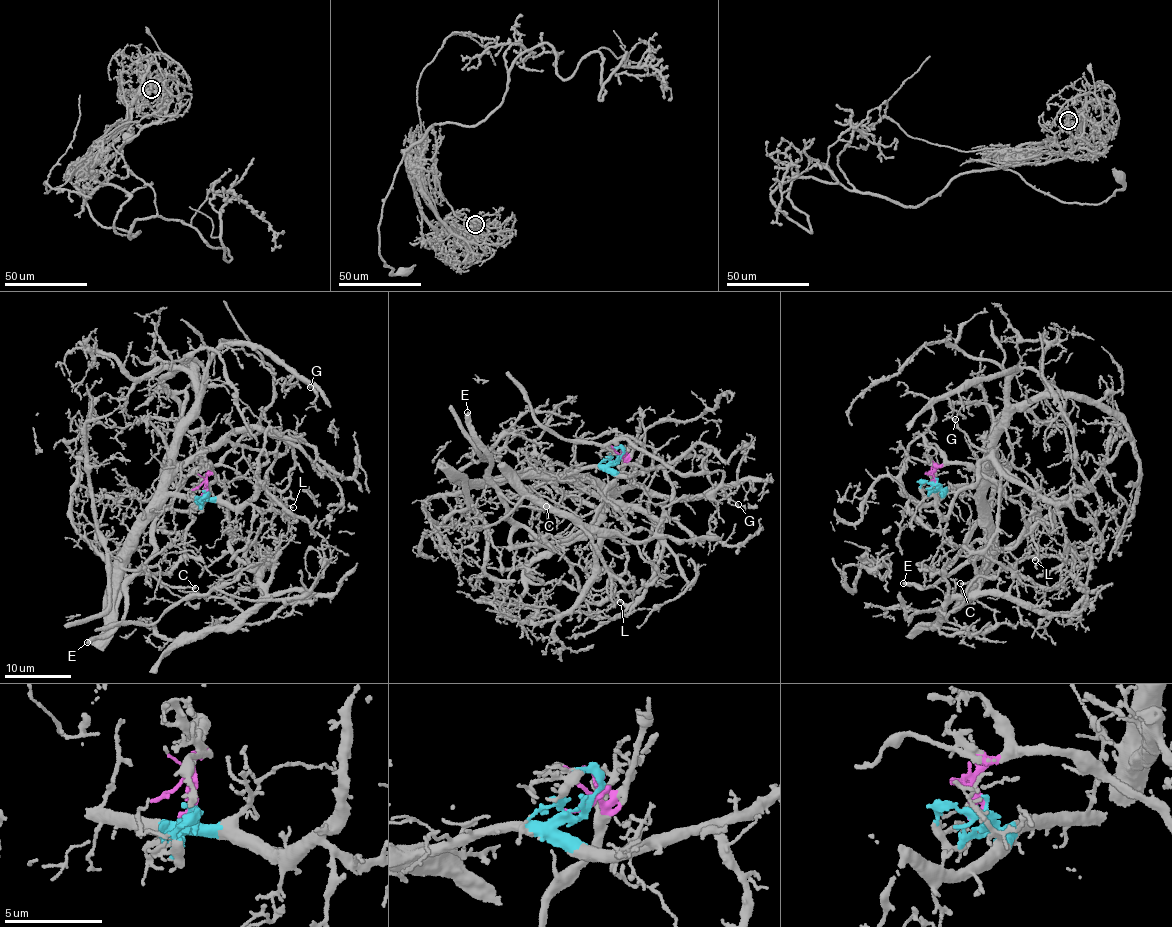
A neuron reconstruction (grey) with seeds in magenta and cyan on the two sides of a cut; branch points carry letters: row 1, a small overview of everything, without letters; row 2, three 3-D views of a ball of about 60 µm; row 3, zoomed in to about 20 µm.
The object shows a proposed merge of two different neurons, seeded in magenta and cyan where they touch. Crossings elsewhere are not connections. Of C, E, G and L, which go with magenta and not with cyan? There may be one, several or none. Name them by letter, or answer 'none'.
C, E, L

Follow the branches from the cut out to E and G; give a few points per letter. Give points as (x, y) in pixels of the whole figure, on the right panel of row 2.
E: (933, 481), (938, 467), (963, 464), (1032, 520), (1012, 547), (936, 584), (903, 583)
G: (933, 481), (944, 489), (979, 482), (1001, 417), (1004, 384), (1015, 369), (976, 380), (959, 391), (955, 419)

